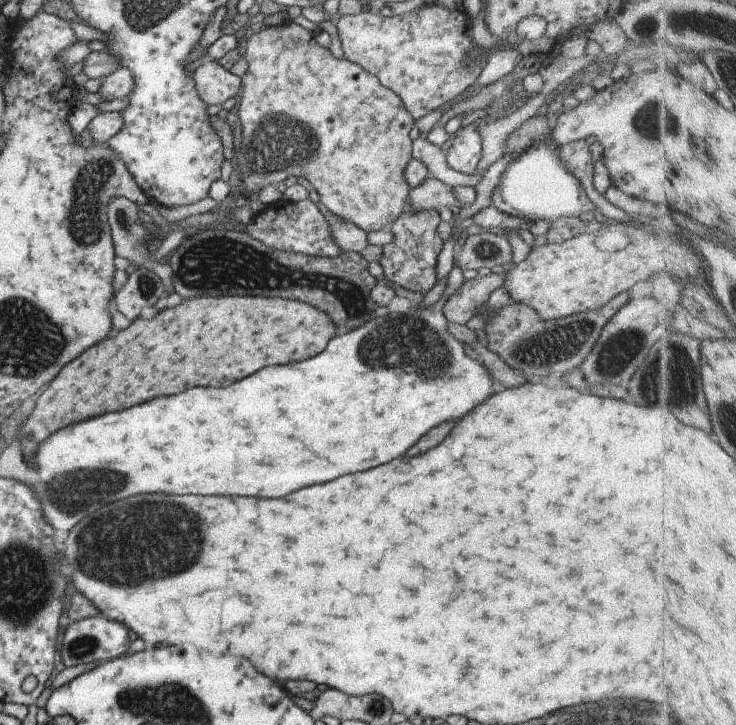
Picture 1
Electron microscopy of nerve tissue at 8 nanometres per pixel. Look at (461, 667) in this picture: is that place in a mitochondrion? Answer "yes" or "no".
no

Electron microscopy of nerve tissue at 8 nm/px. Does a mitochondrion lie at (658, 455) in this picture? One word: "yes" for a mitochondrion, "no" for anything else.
no

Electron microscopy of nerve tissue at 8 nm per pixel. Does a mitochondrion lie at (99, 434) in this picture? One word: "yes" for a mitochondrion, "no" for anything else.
no

